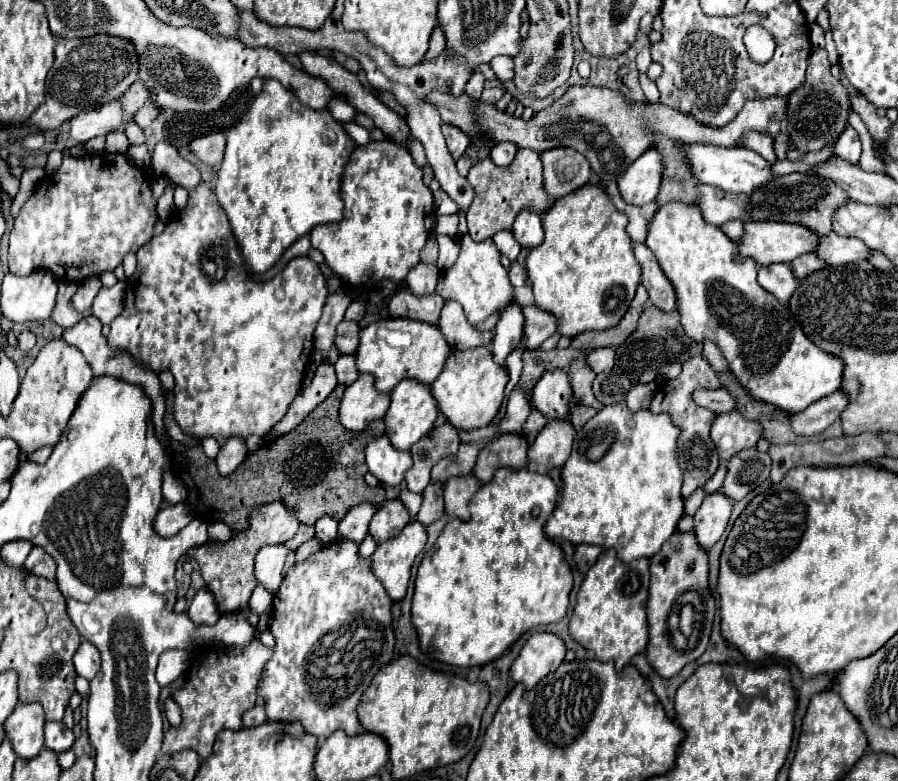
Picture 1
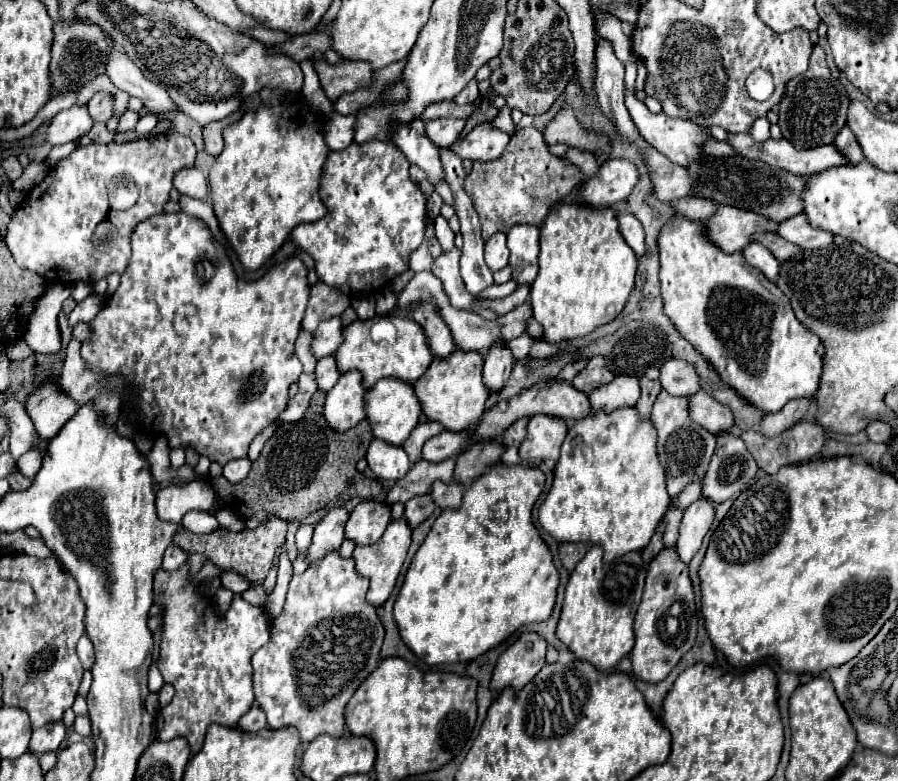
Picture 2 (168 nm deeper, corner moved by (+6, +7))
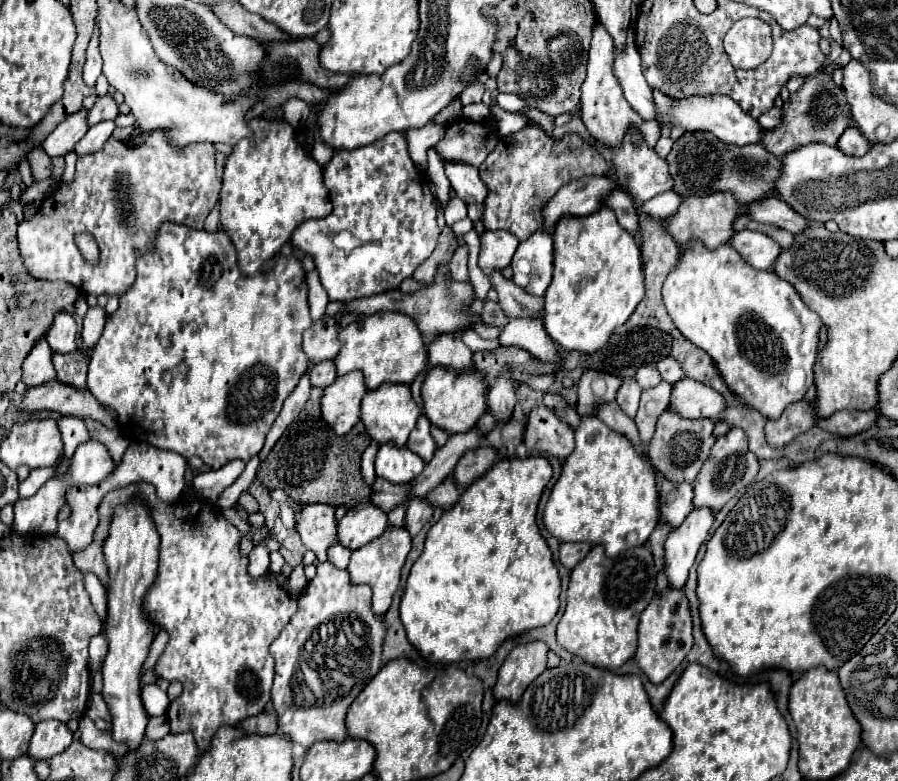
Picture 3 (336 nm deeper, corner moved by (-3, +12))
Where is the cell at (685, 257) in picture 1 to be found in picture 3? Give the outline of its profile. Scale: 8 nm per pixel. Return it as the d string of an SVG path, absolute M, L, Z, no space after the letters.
M690 241L690 245L680 253L678 257L678 265L674 265L674 269L668 273L666 281L664 281L664 287L662 287L662 297L664 297L664 305L668 309L668 315L672 317L674 325L680 329L680 333L692 341L696 347L700 347L702 351L706 351L714 361L716 361L716 367L722 375L722 379L726 381L726 385L738 395L742 397L750 407L754 407L756 411L760 411L766 419L778 419L784 411L786 405L790 403L796 403L796 401L802 401L806 391L814 385L814 363L816 363L816 357L818 357L818 335L820 335L820 327L822 327L822 319L818 315L814 315L798 297L796 289L786 283L784 279L780 279L774 271L758 271L754 269L752 265L746 265L746 261L742 261L740 253L736 249L706 249L706 245L702 245L700 241Z

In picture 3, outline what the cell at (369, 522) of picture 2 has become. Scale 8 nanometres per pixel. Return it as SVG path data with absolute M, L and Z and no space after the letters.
M372 501L348 509L348 513L338 523L340 545L350 547L352 551L368 541L380 537L388 527L388 515L382 513Z

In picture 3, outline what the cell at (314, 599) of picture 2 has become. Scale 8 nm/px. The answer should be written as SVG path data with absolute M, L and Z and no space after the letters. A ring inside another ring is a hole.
M330 561L316 565L316 577L308 581L304 593L298 599L298 611L290 619L290 623L282 629L282 633L270 645L270 653L276 661L274 669L274 685L272 685L272 705L278 715L280 731L292 737L294 743L304 747L314 745L314 741L344 741L348 737L346 729L346 713L358 693L366 687L366 683L380 671L382 665L382 637L386 637L386 623L382 615L374 615L372 605L372 591L368 585L354 585L346 569L334 567ZM308 669L318 673L322 683L320 689L312 689L308 681Z

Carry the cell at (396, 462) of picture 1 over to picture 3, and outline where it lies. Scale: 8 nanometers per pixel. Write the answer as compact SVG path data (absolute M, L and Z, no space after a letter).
M384 443L376 455L376 475L388 479L390 483L410 483L422 473L422 469L422 457L418 457L408 447Z

